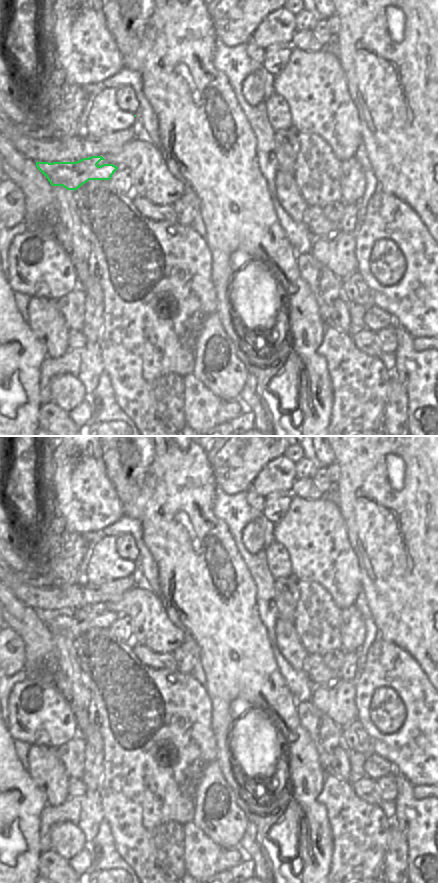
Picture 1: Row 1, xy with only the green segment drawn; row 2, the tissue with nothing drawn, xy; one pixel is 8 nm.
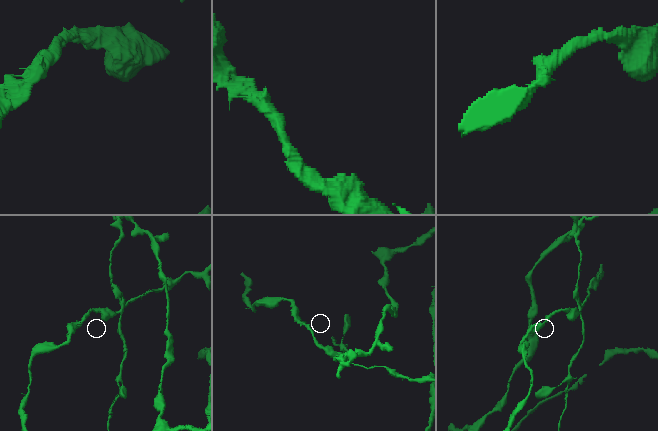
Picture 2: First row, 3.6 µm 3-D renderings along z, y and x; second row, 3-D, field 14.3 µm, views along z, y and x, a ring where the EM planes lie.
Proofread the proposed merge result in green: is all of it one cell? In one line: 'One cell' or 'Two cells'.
One cell.

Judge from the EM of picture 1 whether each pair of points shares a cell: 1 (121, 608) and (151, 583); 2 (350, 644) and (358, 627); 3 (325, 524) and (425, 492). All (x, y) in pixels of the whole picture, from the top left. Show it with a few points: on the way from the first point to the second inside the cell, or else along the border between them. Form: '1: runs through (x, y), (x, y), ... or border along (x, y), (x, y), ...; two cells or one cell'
1: border along (140, 579), (161, 604); two cells
2: runs through (352, 640), (352, 633), (354, 631); one cell
3: border along (336, 503), (345, 523), (348, 541); two cells

